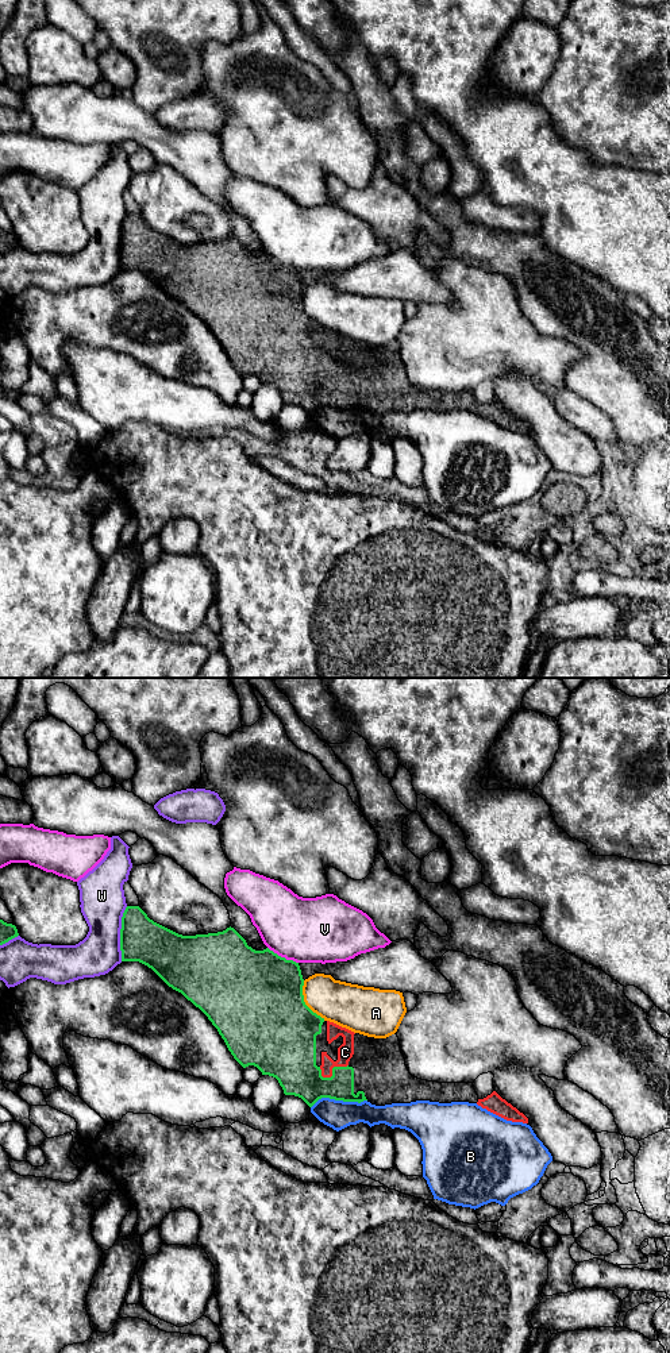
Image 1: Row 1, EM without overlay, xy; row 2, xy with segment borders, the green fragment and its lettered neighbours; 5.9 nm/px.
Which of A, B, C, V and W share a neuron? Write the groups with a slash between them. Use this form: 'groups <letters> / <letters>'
groups A / B / C / V / W

